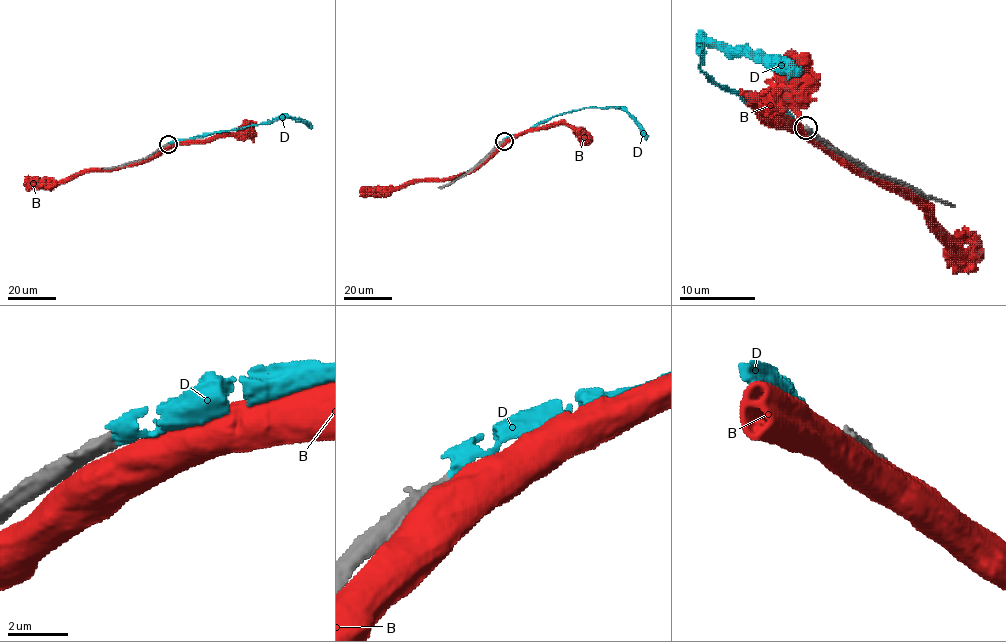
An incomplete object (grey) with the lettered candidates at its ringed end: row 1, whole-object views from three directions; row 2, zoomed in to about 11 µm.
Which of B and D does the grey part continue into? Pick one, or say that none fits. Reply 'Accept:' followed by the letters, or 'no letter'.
Accept: no letter

